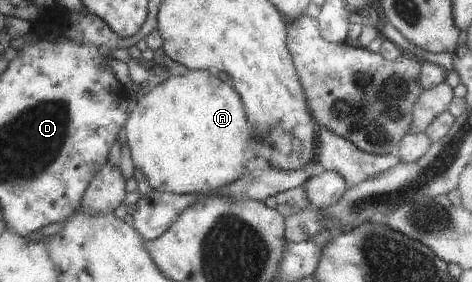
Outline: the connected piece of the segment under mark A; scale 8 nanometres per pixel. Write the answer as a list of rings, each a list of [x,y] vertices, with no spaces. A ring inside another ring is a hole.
[[[189,70],[185,75],[170,76],[165,79],[161,84],[155,85],[147,93],[144,93],[139,98],[135,106],[130,109],[127,119],[124,121],[125,137],[127,139],[126,145],[129,149],[129,155],[134,168],[139,169],[139,174],[143,174],[143,177],[147,180],[147,183],[153,190],[159,190],[162,192],[171,192],[172,194],[205,194],[211,193],[212,190],[223,187],[232,181],[235,181],[238,177],[244,174],[244,144],[246,143],[245,135],[249,133],[250,127],[246,120],[246,115],[242,106],[242,103],[237,97],[237,93],[232,87],[229,87],[229,83],[217,79],[210,71],[205,70]]]

